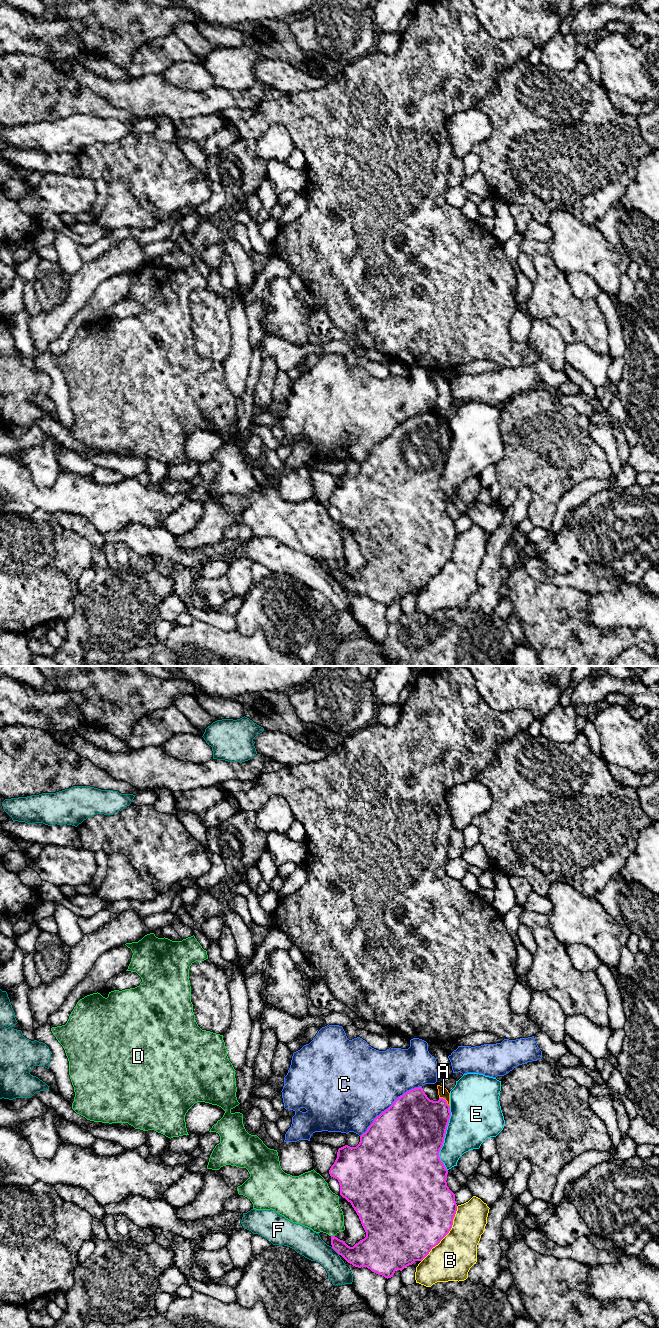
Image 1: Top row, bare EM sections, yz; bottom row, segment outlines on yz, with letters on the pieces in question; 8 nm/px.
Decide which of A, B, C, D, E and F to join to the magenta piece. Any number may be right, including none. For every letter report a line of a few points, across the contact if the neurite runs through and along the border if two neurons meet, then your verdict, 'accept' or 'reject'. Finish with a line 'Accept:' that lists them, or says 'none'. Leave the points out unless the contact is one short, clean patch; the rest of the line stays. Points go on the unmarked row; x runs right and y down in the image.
A: line yz (423, 450), (445, 428), (443, 421); accept
B: reject
C: reject
D: line yz (331, 563), (334, 564); reject
E: reject
F: reject
Accept: A

